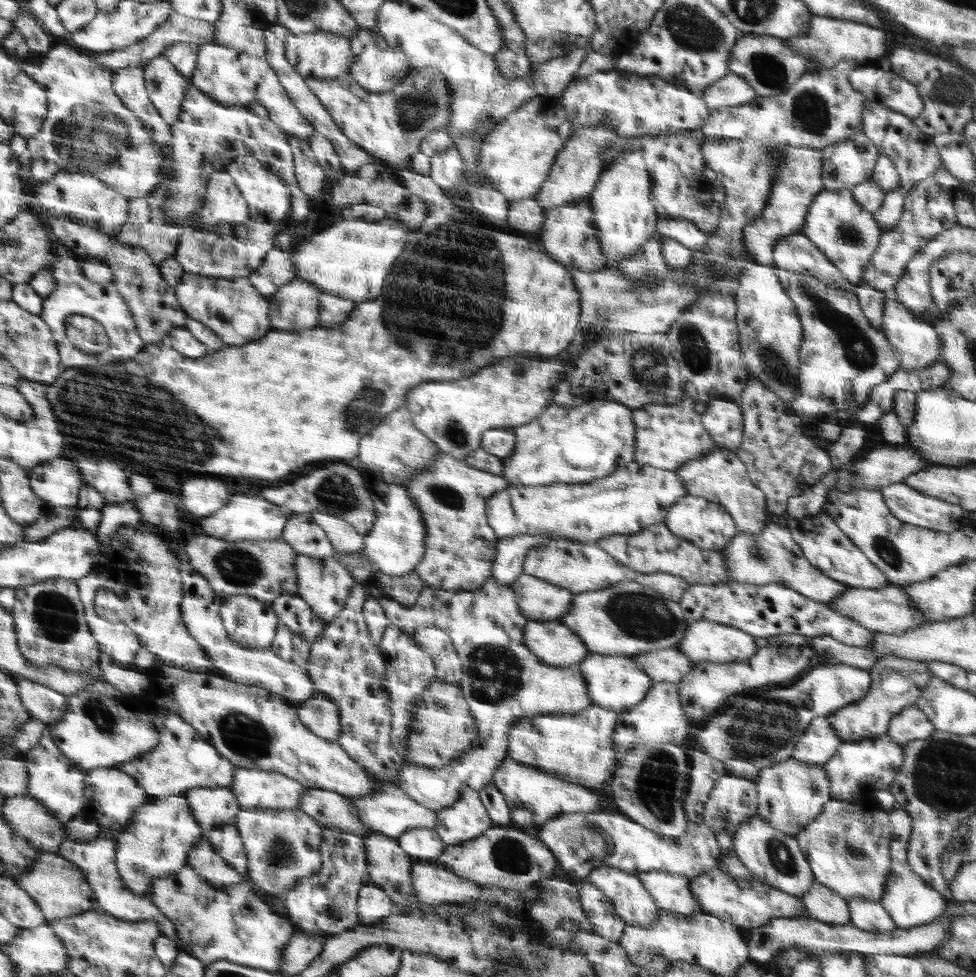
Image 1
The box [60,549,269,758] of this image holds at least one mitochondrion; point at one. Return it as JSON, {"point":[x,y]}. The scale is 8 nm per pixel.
{"point":[98,709]}

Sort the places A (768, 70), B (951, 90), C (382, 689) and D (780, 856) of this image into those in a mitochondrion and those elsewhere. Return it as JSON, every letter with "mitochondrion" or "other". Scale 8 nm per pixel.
{"A":"mitochondrion","B":"mitochondrion","C":"other","D":"mitochondrion"}

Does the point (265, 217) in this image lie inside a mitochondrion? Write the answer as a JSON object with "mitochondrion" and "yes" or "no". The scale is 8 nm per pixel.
{"mitochondrion":"no"}

